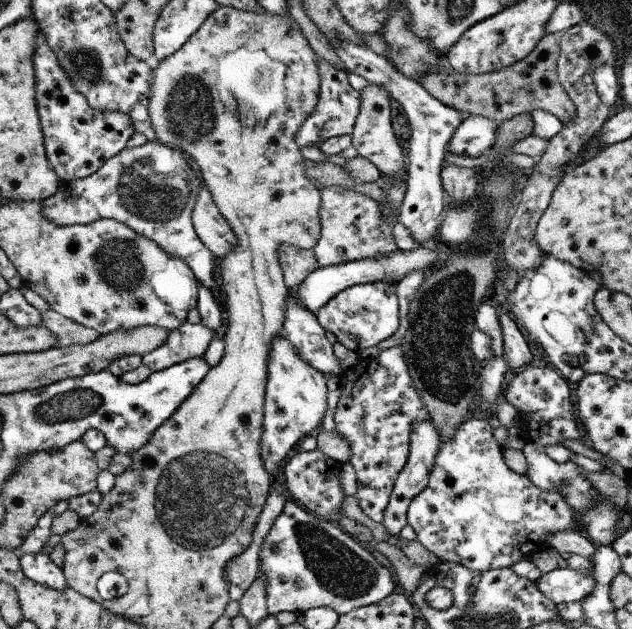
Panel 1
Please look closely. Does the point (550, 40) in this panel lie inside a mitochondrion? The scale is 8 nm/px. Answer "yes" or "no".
no

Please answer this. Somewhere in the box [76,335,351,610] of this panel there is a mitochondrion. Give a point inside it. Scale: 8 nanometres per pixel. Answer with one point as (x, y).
(201, 501)

